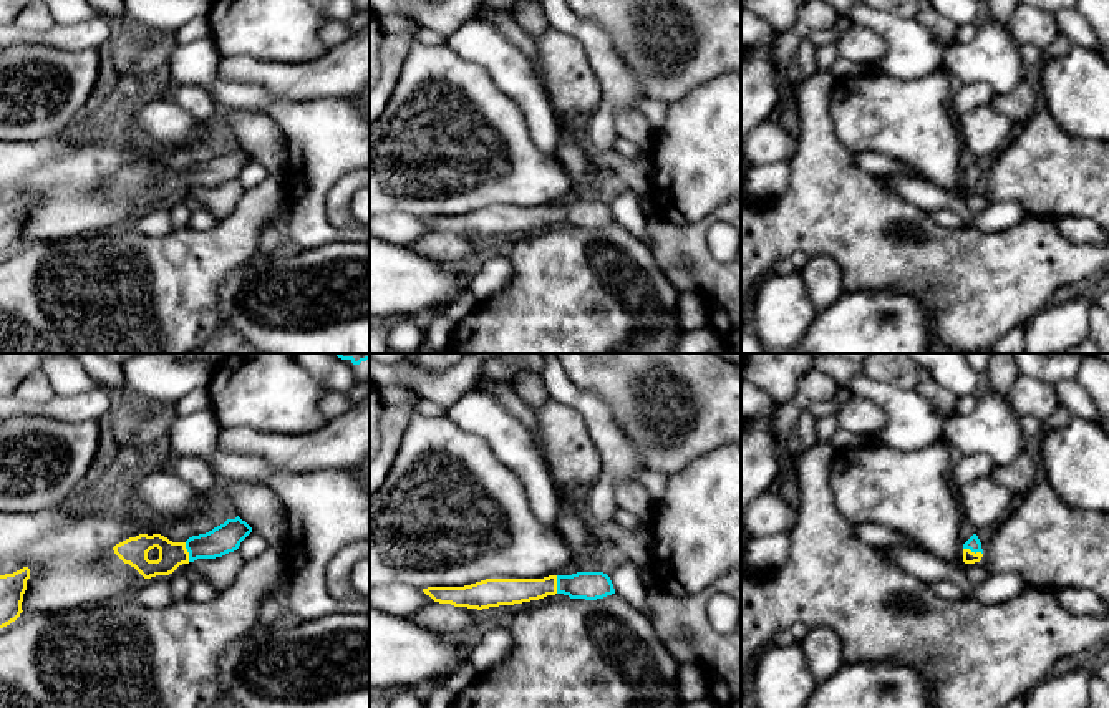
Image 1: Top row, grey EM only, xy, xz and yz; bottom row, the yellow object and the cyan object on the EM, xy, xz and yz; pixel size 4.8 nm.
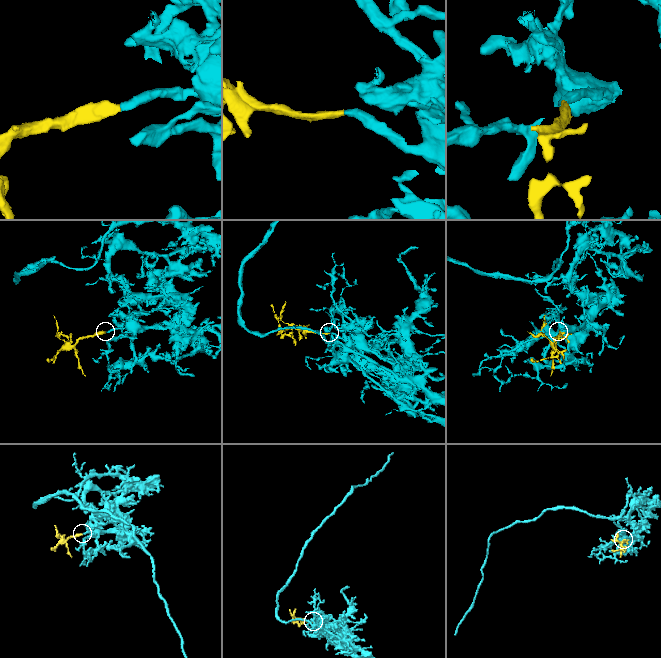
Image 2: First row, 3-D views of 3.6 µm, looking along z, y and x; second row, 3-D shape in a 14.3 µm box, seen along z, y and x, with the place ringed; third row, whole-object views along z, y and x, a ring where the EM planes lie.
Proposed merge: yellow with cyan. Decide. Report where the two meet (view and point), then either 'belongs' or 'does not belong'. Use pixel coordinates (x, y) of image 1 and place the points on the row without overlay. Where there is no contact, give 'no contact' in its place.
meets yellow in xy at (188, 181); belongs

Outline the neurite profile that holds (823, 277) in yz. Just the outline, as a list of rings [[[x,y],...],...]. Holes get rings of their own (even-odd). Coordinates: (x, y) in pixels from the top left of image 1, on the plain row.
[[[829,255],[802,257],[801,277],[816,312],[826,310],[844,293],[842,269]]]

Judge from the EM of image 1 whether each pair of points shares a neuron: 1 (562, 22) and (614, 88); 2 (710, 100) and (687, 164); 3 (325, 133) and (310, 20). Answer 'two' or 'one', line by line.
1: one
2: one
3: two

